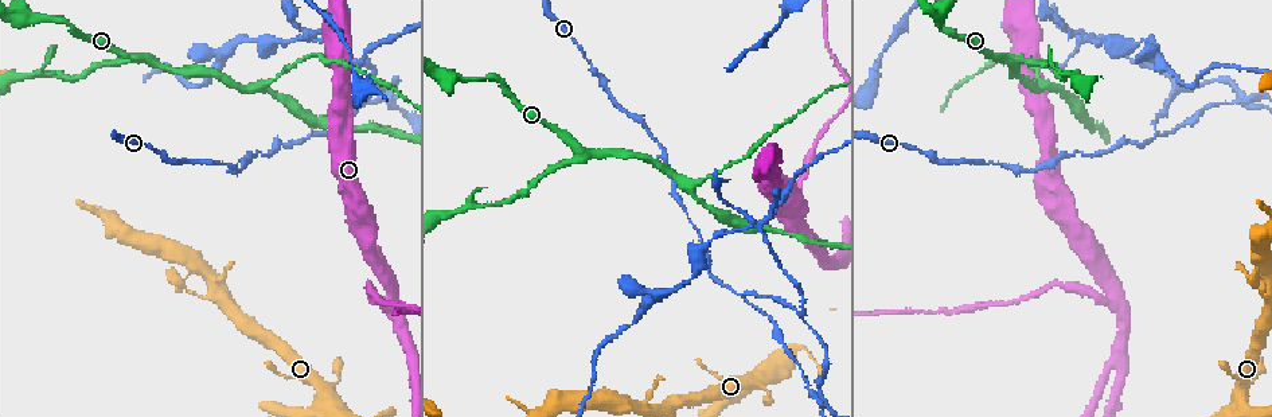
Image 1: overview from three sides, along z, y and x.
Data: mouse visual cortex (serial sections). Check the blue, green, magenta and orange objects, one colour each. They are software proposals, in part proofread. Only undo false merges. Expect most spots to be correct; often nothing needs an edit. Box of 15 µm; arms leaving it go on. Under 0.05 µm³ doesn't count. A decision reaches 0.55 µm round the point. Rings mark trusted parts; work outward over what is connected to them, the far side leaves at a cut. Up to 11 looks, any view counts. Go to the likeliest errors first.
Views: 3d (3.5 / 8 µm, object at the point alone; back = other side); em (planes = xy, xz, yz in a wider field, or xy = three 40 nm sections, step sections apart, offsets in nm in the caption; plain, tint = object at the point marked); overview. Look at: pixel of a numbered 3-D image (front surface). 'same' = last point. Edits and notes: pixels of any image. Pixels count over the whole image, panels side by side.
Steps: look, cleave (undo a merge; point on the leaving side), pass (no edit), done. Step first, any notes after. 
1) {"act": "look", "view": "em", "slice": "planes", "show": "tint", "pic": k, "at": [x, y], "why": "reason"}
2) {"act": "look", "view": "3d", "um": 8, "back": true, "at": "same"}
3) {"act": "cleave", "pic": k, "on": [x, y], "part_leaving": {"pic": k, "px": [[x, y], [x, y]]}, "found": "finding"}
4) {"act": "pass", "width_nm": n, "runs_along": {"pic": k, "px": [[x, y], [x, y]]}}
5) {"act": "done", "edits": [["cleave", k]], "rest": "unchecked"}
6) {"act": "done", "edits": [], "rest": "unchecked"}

{"act": "look", "view": "3d", "um": 3.5, "pic": 1, "at": [1013, 60], "why": "three-way junction"}

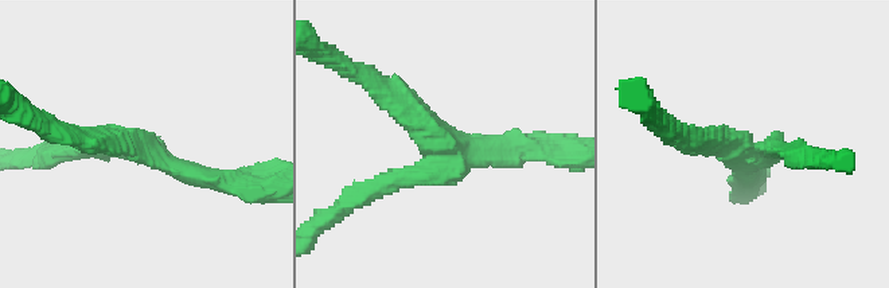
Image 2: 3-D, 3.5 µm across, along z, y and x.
{"act": "look", "view": "em", "slice": "xy", "step": 5, "show": "tint", "pic": 2, "at": [747, 151]}

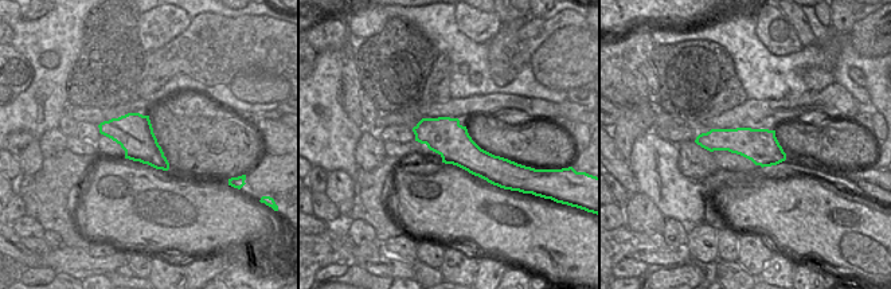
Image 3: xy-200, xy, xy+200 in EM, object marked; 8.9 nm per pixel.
{"act": "look", "view": "em", "slice": "xy", "step": 1, "show": "tint", "at": "same", "why": "cut it another way"}

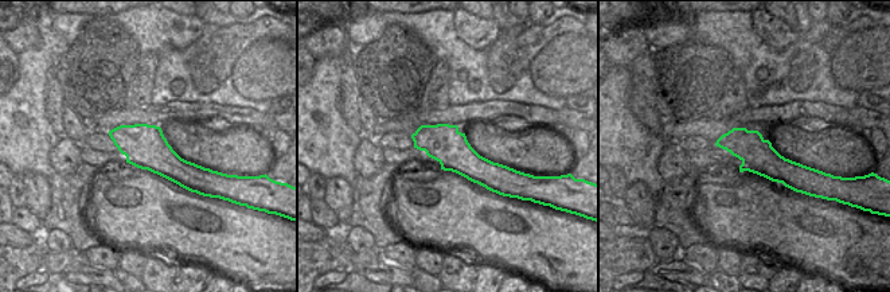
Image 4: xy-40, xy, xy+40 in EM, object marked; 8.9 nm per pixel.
{"act": "cleave", "pic": 2, "on": [385, 182], "width_nm": 340, "part_leaving": {"pic": 2, "px": [[448, 159], [332, 214]]}, "found": "two cells meet here"}

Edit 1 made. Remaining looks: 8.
{"act": "look", "view": "3d", "um": 3.5, "pic": 1, "at": [1113, 293], "why": "three-way junction"}

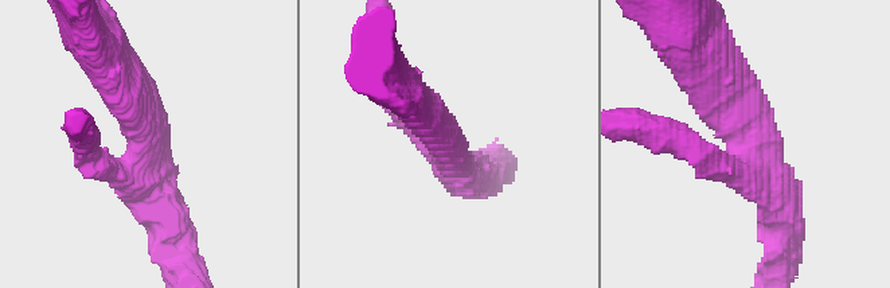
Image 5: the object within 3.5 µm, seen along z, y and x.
{"act": "look", "view": "em", "slice": "planes", "show": "tint", "pic": 5, "at": [143, 146], "arms": 3, "arm_widths_nm": [300, 450, 500], "why": "now the EM"}

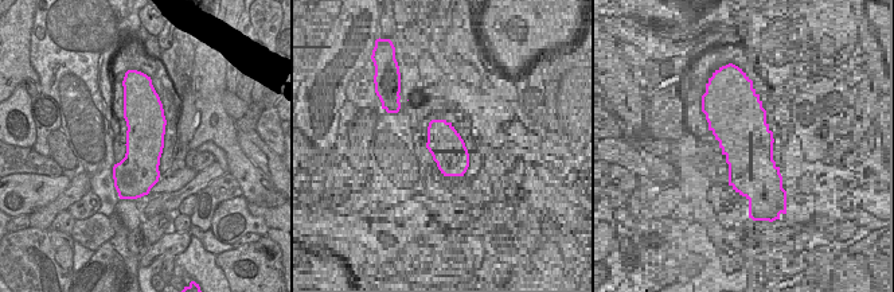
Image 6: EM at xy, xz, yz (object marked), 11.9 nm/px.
{"act": "look", "view": "em", "slice": "xy", "step": 2, "show": "tint", "at": "same"}

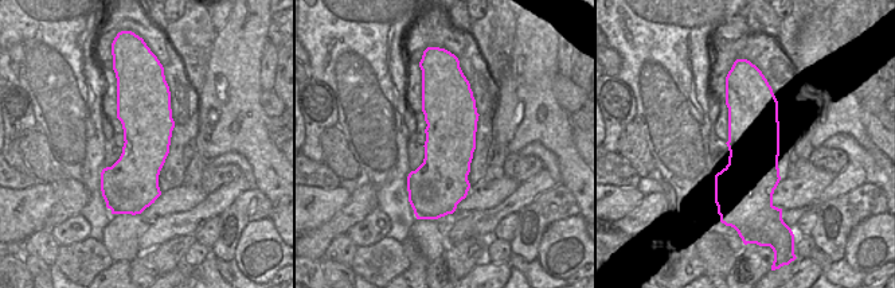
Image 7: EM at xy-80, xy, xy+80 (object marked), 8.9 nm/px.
{"act": "cleave", "pic": 5, "on": [714, 164], "found": "a second cell is stuck on"}

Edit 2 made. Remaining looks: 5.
{"act": "look", "view": "em", "slice": "planes", "show": "tint", "pic": 1, "at": [1046, 88], "why": "side arm on a straight run"}

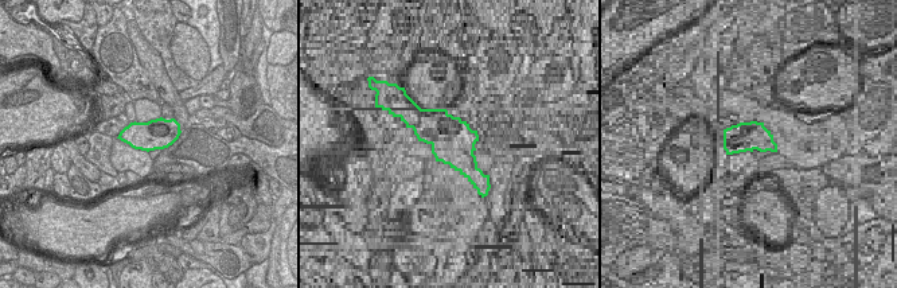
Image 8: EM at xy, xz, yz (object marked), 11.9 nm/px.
{"act": "look", "view": "3d", "um": 3.5, "at": "same", "why": "wider look"}

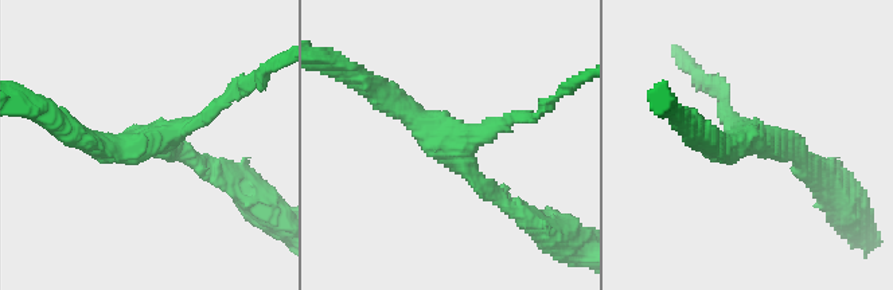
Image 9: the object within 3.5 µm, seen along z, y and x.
{"act": "pass", "arms": 3, "runs_along": {"pic": 9, "px": [[379, 94], [453, 138], [507, 203]]}, "found": "continuous, no second cell"}

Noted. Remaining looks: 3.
{"act": "look", "view": "3d", "um": 3.5, "pic": 1, "at": [1063, 156], "why": "sudden change in width"}

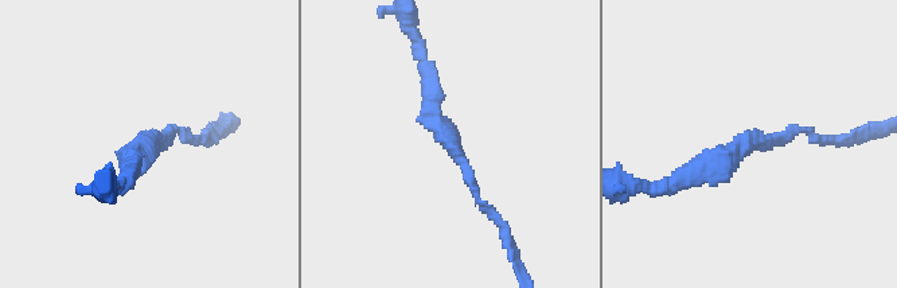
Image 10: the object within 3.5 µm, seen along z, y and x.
{"act": "look", "view": "em", "slice": "xy", "step": 3, "show": "plain", "pic": 10, "at": [155, 140], "why": "need the tissue"}

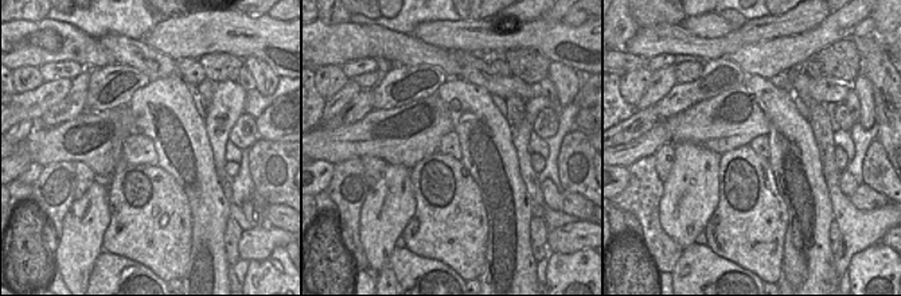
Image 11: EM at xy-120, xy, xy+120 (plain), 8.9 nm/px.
{"act": "look", "view": "em", "slice": "xy", "step": 3, "show": "tint", "at": "same", "why": "with the object marked"}

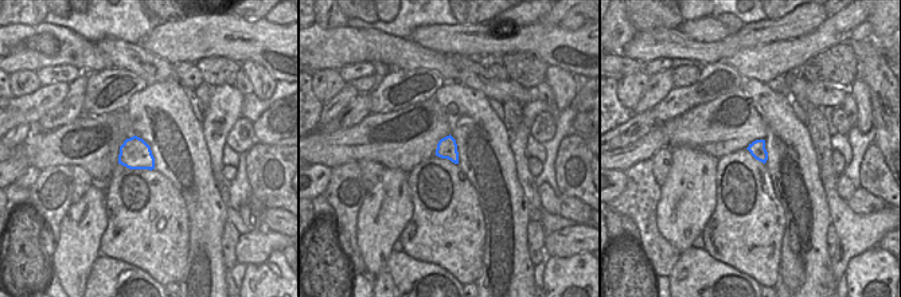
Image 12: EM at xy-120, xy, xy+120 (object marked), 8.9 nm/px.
{"act": "pass", "arm_widths_nm": [100, 250], "runs_along": {"pic": 10, "px": [[429, 82], [429, 120], [500, 224]]}, "found": "all the same cell"}

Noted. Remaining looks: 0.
{"act": "done", "edits": [["cleave", 2], ["cleave", 5]], "rest": "unchecked"}

